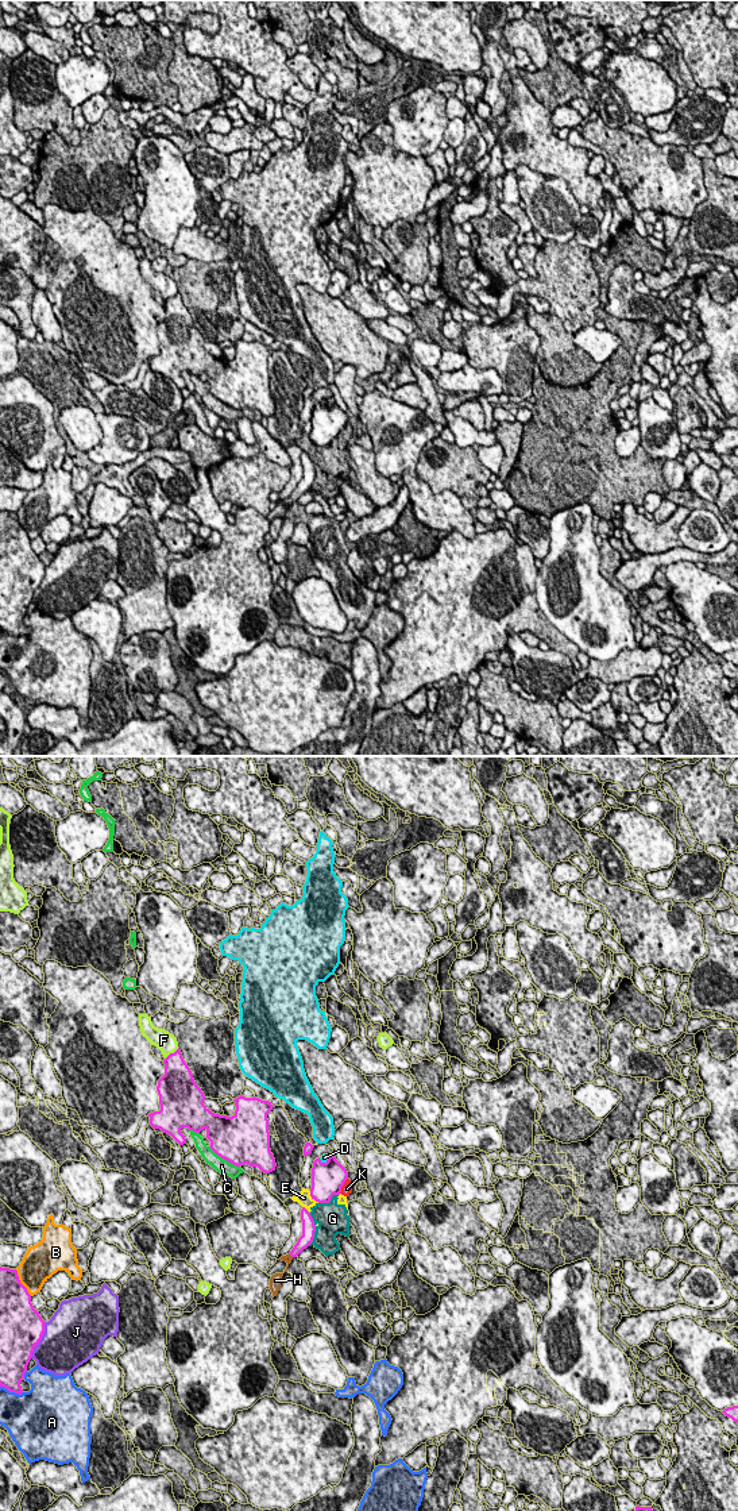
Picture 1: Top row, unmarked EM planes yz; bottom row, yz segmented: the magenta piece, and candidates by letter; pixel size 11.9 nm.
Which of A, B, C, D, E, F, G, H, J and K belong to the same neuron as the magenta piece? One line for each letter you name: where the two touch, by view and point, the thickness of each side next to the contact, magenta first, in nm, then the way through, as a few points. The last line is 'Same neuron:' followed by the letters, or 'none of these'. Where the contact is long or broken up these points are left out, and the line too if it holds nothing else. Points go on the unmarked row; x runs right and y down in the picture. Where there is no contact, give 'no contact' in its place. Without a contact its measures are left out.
H: yz (290, 498) | 160/90 nm | across yz (305, 484), (290, 498), (288, 501)
Same neuron: H

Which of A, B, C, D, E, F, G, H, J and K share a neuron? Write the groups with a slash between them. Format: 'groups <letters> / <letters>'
groups A / B / C / D / E G K / F / H / J

